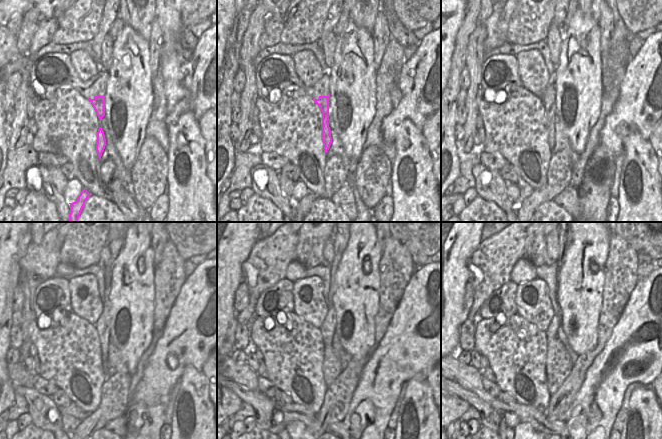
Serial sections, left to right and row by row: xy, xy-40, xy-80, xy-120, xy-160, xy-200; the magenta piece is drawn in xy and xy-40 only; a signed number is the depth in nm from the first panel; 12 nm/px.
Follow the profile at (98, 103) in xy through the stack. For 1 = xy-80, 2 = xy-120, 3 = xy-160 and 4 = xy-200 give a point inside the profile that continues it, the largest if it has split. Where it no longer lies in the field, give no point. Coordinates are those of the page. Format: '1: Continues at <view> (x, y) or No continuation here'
1: Continues at xy-80 (549, 101)
2: Continues at xy-120 (102, 325)
3: Continues at xy-160 (340, 242)
4: Continues at xy-200 (564, 242).

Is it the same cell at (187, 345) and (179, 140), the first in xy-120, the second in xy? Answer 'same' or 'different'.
different

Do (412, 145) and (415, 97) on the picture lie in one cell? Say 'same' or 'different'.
different

